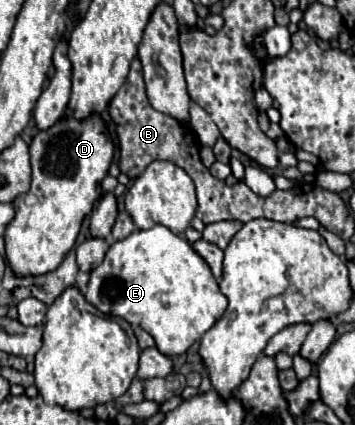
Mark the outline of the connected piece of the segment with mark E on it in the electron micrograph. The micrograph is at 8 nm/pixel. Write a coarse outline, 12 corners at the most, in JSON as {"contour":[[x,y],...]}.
{"contour":[[164,225],[110,245],[86,301],[186,353],[228,305]]}

